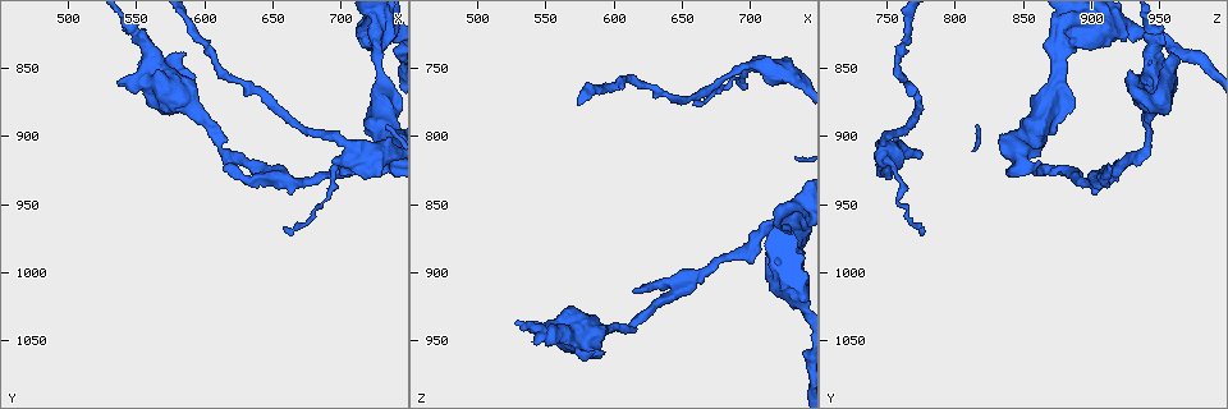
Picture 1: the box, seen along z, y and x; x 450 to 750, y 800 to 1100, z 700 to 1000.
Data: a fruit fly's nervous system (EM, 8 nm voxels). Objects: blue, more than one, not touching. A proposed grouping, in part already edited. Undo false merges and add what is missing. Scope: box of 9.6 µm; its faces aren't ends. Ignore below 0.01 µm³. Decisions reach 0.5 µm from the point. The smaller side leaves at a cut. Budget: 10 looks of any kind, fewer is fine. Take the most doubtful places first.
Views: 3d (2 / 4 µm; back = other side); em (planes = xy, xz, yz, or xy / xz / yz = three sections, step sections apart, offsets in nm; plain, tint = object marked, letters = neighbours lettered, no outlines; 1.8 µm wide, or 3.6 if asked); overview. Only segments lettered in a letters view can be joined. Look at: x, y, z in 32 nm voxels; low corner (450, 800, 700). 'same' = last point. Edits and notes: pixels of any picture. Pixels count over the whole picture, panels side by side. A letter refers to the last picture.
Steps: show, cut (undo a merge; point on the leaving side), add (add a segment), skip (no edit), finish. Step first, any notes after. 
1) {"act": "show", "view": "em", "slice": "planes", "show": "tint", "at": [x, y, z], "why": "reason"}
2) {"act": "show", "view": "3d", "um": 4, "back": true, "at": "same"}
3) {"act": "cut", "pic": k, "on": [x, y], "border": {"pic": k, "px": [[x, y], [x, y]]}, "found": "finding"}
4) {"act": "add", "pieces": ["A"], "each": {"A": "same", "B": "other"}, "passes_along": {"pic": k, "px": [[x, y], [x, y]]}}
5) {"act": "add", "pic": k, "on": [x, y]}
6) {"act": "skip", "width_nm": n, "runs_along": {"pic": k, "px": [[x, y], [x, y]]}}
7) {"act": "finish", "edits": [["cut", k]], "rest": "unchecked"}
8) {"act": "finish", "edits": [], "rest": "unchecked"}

{"act": "show", "view": "3d", "um": 4, "at": [538, 862, 938], "why": "thick end"}

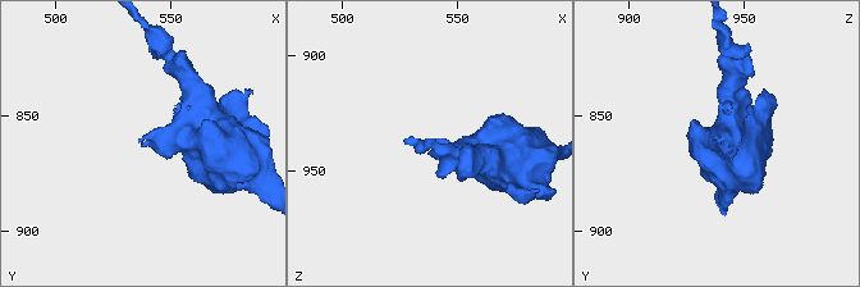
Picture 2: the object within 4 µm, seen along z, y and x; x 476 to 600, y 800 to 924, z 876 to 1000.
{"act": "show", "view": "em", "slice": "planes", "show": "letters", "at": [536, 861, 937], "why": "now the EM"}

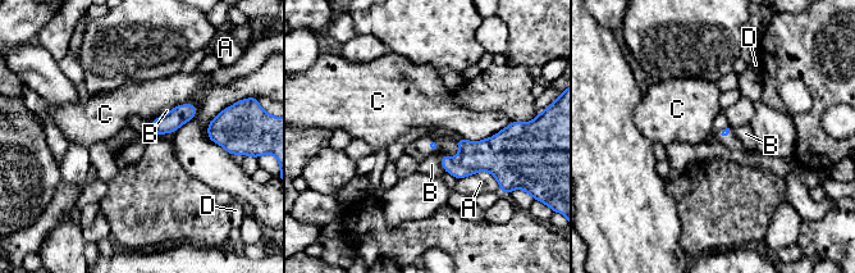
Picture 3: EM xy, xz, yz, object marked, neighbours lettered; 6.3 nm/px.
{"act": "skip", "each": {"A": "other", "B": "other", "C": "other", "D": "other"}, "border": {"pic": 3, "px": [[192, 103], [196, 114], [172, 133]]}, "found": "none of them fits"}

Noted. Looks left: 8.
{"act": "show", "view": "em", "slice": "planes", "show": "letters", "at": [694, 932, 760], "why": "sudden change in width"}

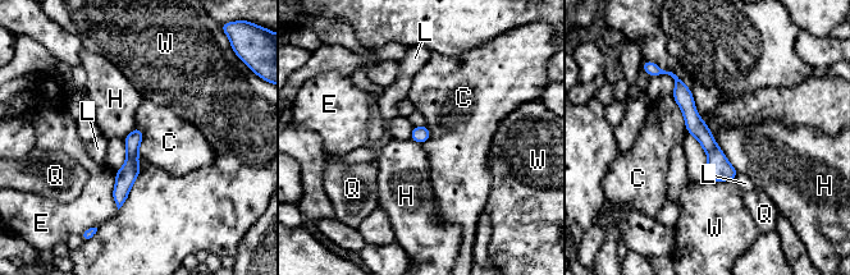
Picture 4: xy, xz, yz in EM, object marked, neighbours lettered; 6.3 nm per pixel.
{"act": "skip", "each": {"C": "other", "E": "other", "H": "other", "L": "other", "Q": "other", "W": "other"}, "runs_along": {"pic": 4, "px": [[677, 82], [694, 124], [731, 177]]}, "found": "continuous, no second cell"}

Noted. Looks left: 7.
{"act": "show", "view": "3d", "um": 2, "back": true, "at": [648, 928, 914], "why": "abrupt turn"}

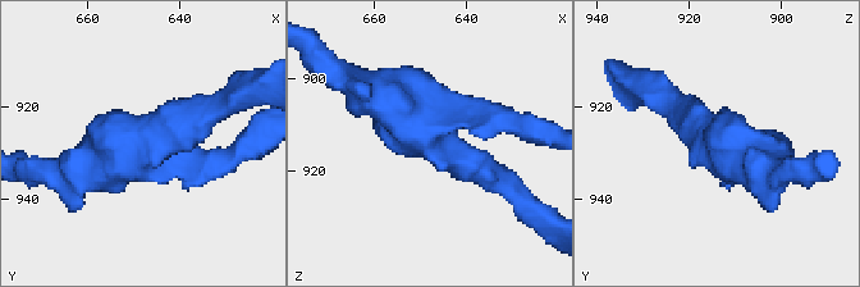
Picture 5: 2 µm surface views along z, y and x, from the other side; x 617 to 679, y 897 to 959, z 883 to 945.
{"act": "show", "view": "em", "slice": "planes", "show": "letters", "at": [649, 928, 913], "arms": 3, "arm_widths_nm": [190, 200, 220], "why": "now the EM"}

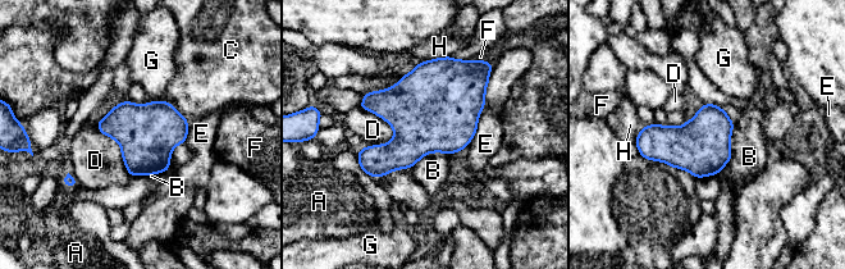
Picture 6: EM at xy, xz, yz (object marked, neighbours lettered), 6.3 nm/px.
{"act": "skip", "each": {"A": "other", "B": "other", "C": "other", "D": "other", "E": "other", "F": "other", "G": "other", "H": "other"}, "border": {"pic": 6, "px": [[735, 123], [731, 158], [717, 174]]}, "found": "continuous, no second cell"}

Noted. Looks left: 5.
{"act": "show", "view": "3d", "um": 2, "at": [660, 968, 778], "why": "tapers out"}

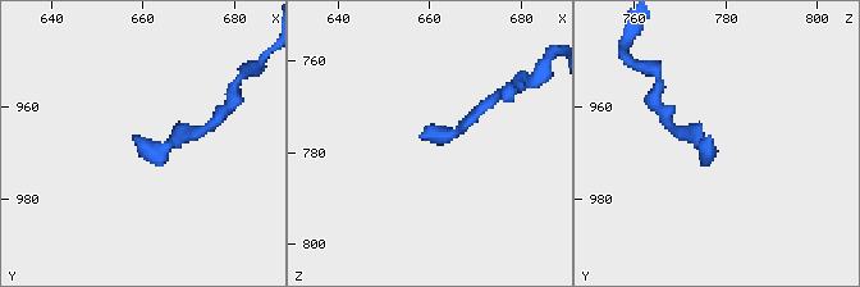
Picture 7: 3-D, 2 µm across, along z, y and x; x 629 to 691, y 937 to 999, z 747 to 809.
{"act": "show", "view": "em", "slice": "xy", "step": 4, "show": "letters", "at": [657, 967, 778]}

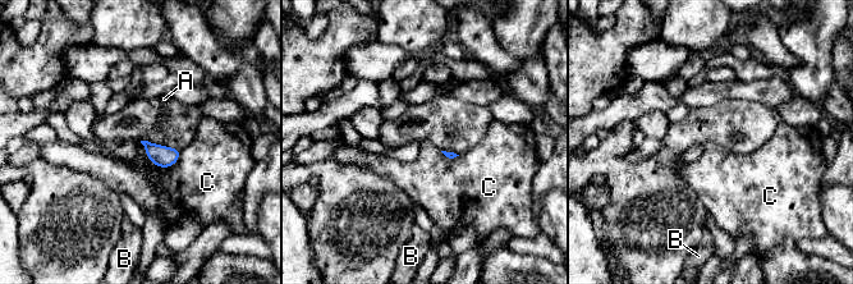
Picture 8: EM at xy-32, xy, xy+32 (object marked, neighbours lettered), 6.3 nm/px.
{"act": "skip", "each": {"A": "other", "B": "other", "C": "other"}, "border": {"pic": 8, "px": [[141, 142], [160, 166], [182, 150]]}, "found": "none of them fits"}

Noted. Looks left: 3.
{"act": "finish", "edits": [], "rest": "unchecked"}

